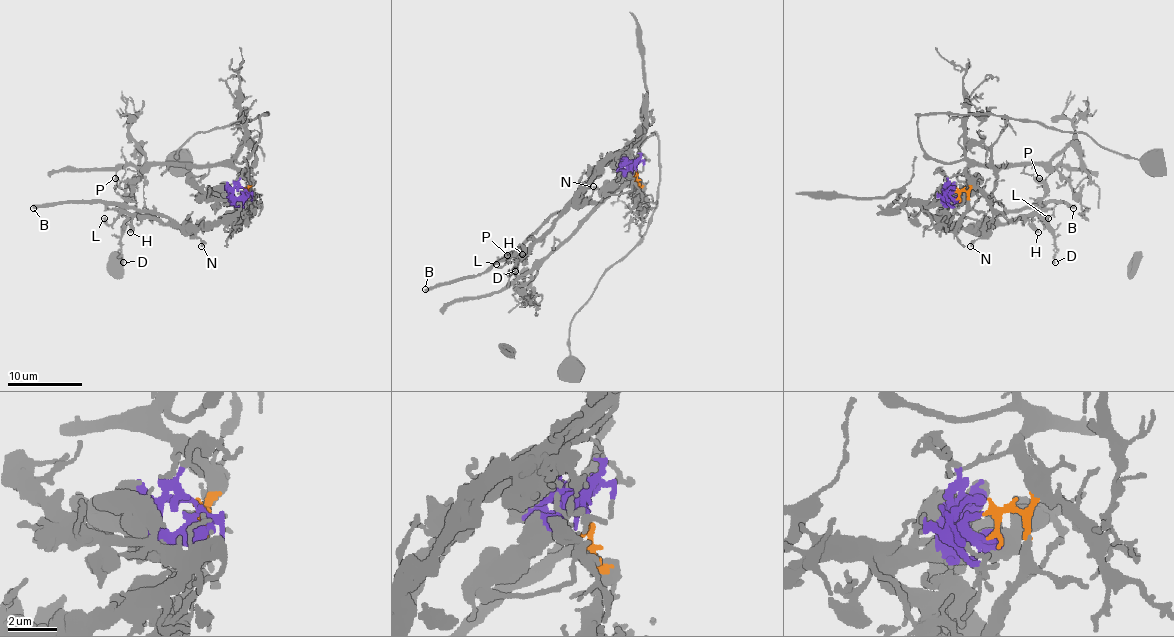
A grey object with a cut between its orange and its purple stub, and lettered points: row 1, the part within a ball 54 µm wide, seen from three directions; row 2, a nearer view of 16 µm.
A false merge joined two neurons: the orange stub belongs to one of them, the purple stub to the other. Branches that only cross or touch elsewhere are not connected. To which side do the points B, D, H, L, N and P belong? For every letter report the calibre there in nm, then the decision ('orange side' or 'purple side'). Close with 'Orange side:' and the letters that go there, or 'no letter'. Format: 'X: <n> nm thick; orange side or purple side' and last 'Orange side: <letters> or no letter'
B: 320 nm thick; purple side
D: 100 nm thick; purple side
H: 360 nm thick; purple side
L: 240 nm thick; purple side
N: 280 nm thick; purple side
P: 110 nm thick; purple side
Orange side: no letter

